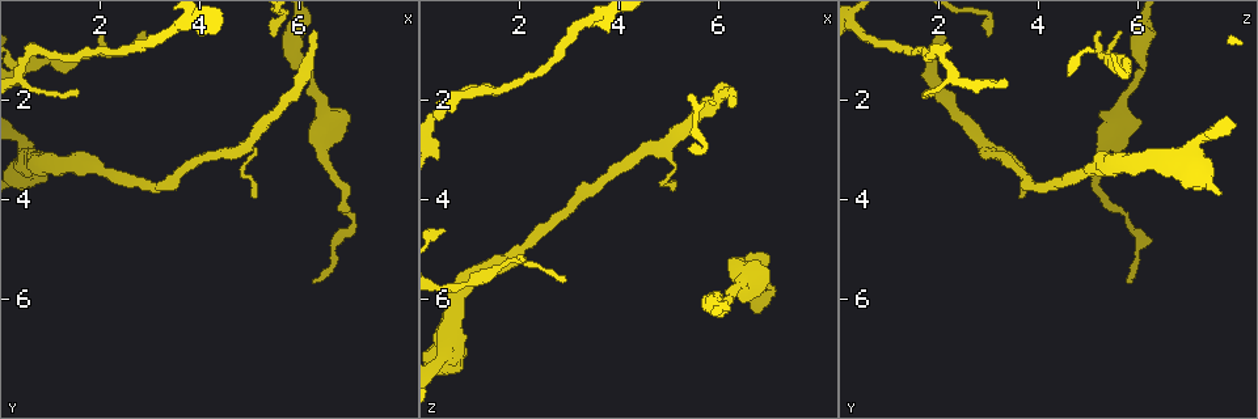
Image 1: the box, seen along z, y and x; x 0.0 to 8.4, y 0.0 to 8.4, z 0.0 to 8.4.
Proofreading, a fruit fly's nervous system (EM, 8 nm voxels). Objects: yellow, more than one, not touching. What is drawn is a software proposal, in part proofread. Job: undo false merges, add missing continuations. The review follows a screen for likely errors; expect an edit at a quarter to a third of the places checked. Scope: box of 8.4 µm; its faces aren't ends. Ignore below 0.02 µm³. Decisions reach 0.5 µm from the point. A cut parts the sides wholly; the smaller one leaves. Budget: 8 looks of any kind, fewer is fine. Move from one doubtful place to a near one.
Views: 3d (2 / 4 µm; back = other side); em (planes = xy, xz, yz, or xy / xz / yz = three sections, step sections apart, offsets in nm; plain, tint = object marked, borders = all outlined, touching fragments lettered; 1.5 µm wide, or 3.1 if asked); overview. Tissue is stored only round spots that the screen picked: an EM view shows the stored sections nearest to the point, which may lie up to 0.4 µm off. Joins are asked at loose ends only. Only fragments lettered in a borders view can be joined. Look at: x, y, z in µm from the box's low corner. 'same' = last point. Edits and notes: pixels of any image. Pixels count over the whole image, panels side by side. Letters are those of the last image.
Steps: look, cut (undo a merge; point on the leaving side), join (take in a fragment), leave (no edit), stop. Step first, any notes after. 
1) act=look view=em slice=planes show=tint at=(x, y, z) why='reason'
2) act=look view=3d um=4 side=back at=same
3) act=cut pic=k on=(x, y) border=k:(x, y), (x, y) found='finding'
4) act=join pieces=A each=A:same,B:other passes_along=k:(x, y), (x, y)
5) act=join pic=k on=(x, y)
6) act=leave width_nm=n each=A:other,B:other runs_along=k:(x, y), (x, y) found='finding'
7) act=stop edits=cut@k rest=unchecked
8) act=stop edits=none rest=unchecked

act=look view=3d um=2 at=(6.40, 0.65, 2.05)

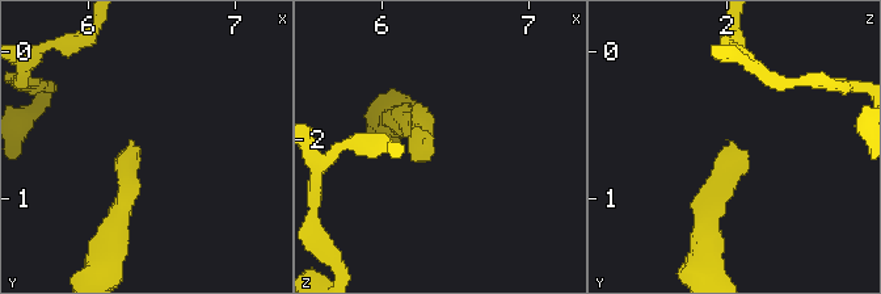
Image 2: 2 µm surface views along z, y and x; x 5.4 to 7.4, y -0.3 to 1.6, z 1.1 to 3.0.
act=look view=em slice=planes show=borders at=(6.38, 0.64, 1.98) why='now the EM'

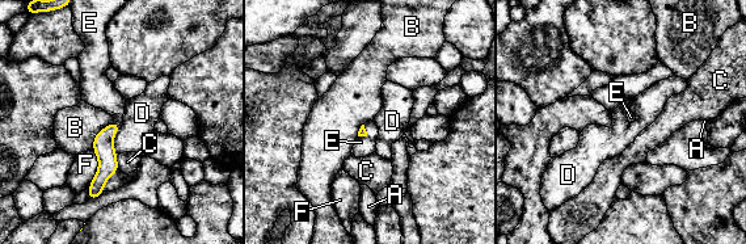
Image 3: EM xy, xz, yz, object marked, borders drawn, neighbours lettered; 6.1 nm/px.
act=join pieces=E longest_contact=F:240nm each=A:other,B:other,C:other,D:other,E:same,F:other passes_along=3:(104, 148), (116, 122), (97, 91) found='the cell continues'

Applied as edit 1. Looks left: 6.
act=look view=overview why='see it whole again'

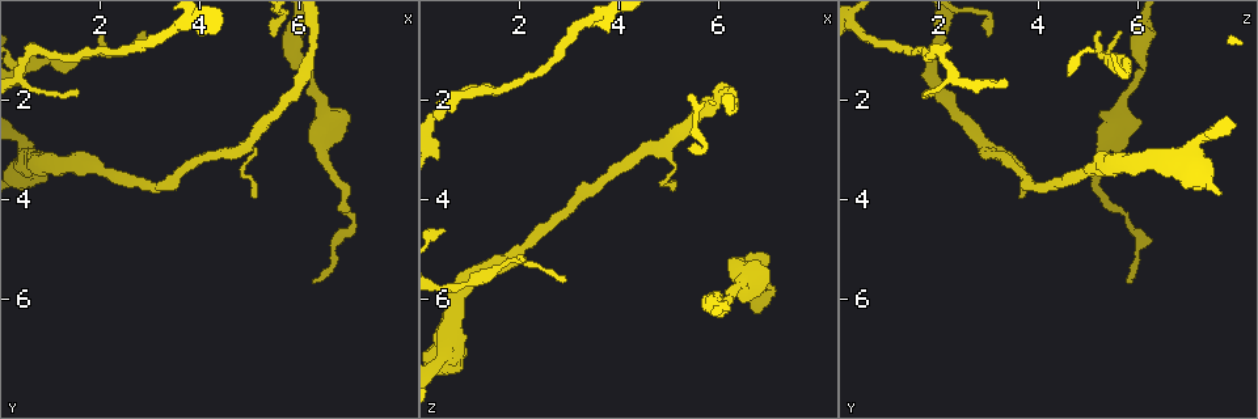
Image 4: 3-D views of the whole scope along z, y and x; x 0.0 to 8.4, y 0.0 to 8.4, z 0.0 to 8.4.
act=look view=em slice=planes show=tint at=(2.90, 0.55, 5.65) why='tapers out'

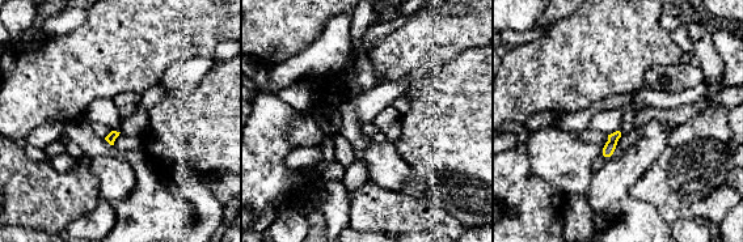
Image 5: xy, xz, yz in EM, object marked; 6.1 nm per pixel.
act=look view=em slice=planes show=borders at=same why='see the neighbours'

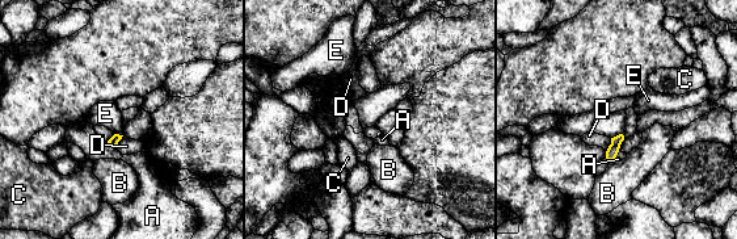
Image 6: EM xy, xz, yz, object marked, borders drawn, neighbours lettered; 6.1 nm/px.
act=leave each=A:other,B:other,C:other,D:other,E:other border=6:(622, 133), (611, 138) found='no lettered fragment goes on from it'

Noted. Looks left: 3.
act=stop edits=join@3 rest=unchecked

